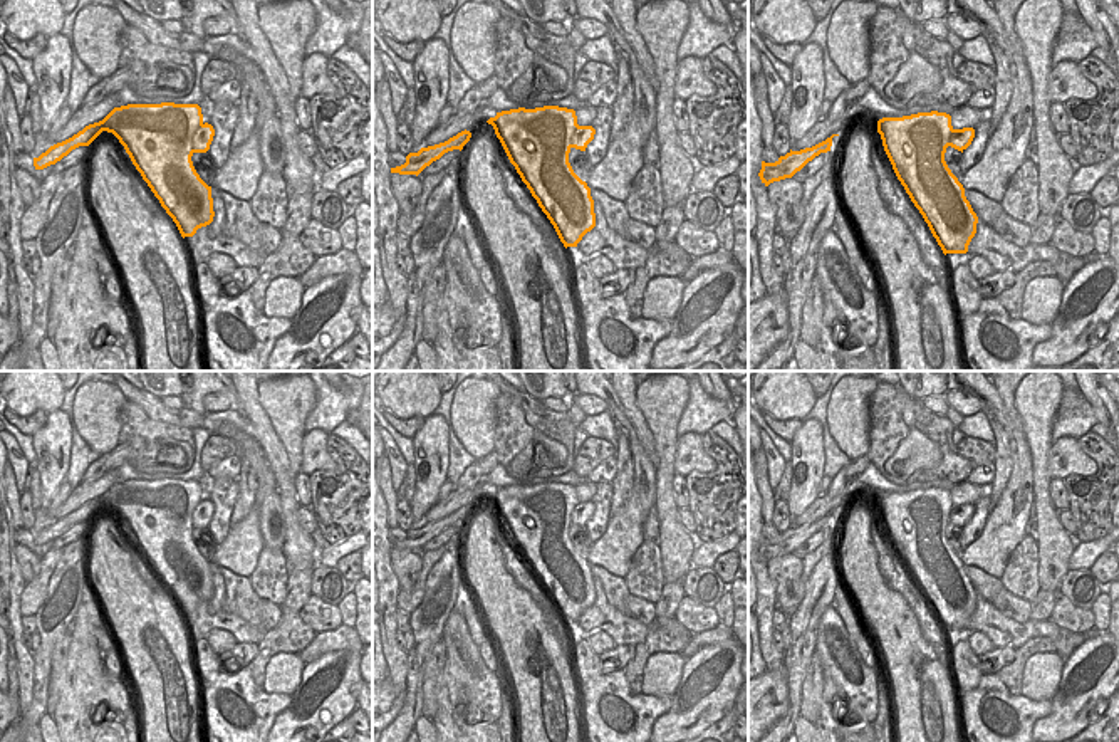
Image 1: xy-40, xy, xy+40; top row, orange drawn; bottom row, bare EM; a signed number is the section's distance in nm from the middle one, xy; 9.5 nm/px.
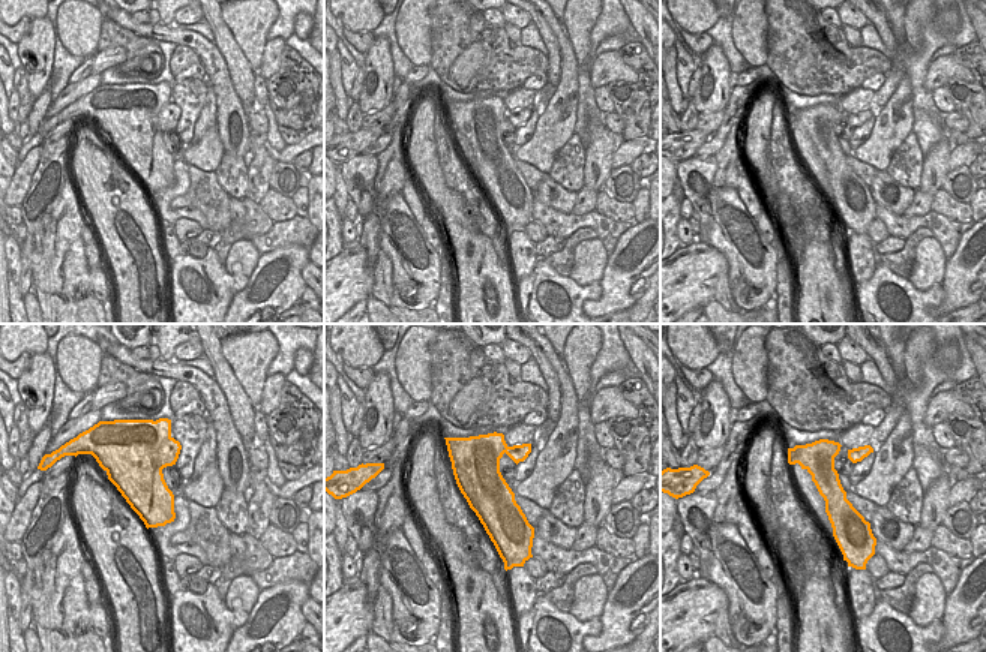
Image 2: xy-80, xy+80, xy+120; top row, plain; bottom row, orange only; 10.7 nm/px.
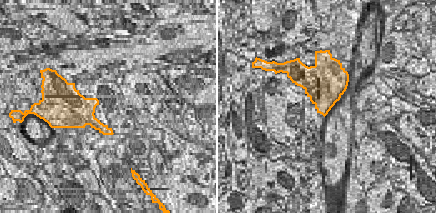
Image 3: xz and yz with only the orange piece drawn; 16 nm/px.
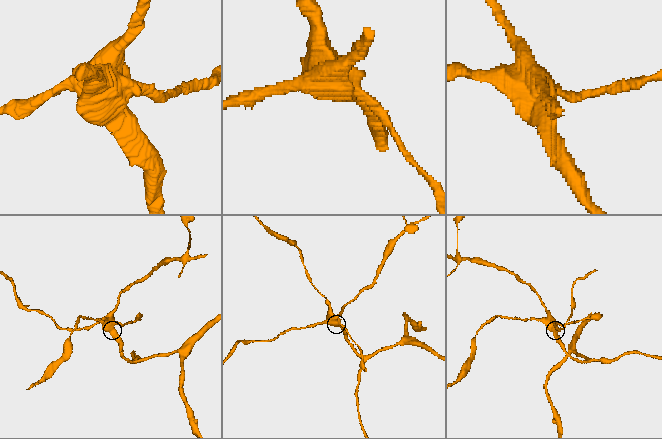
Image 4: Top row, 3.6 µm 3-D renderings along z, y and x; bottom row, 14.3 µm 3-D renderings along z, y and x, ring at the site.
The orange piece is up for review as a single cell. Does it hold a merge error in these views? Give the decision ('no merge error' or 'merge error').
merge error

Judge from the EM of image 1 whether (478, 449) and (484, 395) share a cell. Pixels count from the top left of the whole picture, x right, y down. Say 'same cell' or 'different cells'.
same cell

